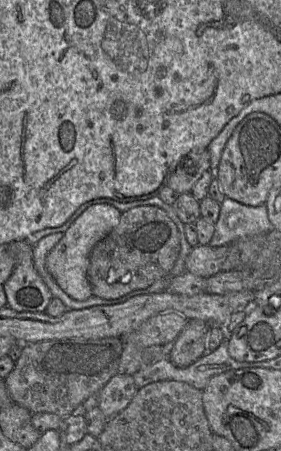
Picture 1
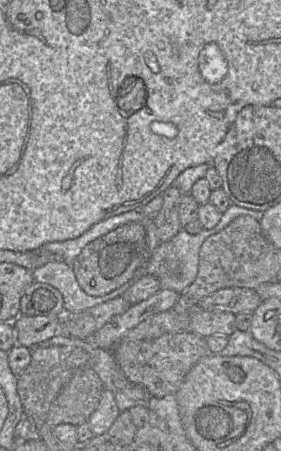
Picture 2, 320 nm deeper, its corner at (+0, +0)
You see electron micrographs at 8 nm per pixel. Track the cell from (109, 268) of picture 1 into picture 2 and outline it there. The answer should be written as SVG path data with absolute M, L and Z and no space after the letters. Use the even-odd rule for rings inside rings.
M129 222L88 243L75 258L72 268L85 293L104 296L131 280L138 268L148 264L150 256L144 227Z

